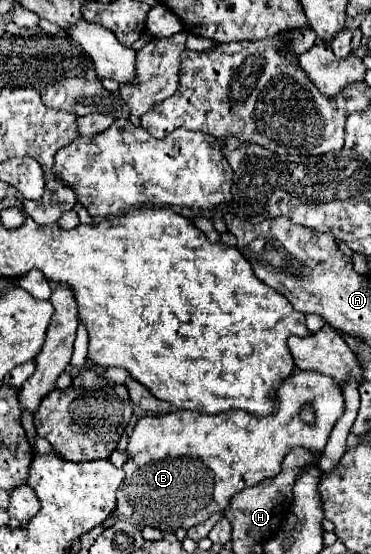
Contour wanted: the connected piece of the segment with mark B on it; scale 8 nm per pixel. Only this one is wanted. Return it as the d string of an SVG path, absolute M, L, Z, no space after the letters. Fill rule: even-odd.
M293 371L293 375L283 381L283 401L269 417L257 417L241 409L229 409L227 413L217 415L180 409L174 409L173 413L165 415L145 415L137 421L129 437L129 459L123 465L125 479L117 489L117 513L139 529L149 525L161 529L163 533L173 533L179 527L189 529L197 523L203 523L207 517L211 517L211 513L223 513L235 493L253 487L263 479L275 477L281 471L283 457L293 447L305 447L313 453L321 453L335 421L341 415L343 395L339 385L327 375L307 371ZM303 403L311 403L315 407L315 425L307 425L303 419L299 419Z

